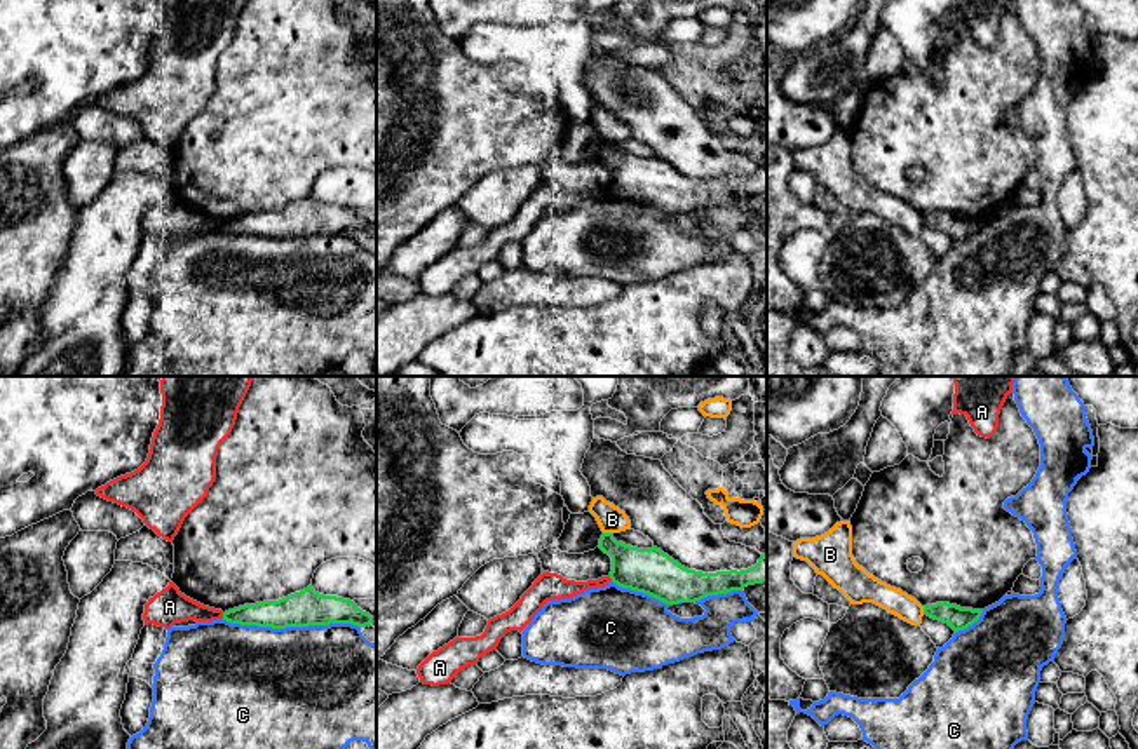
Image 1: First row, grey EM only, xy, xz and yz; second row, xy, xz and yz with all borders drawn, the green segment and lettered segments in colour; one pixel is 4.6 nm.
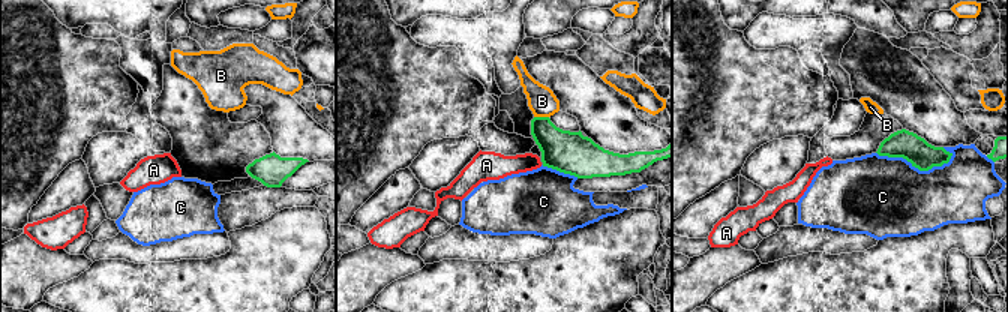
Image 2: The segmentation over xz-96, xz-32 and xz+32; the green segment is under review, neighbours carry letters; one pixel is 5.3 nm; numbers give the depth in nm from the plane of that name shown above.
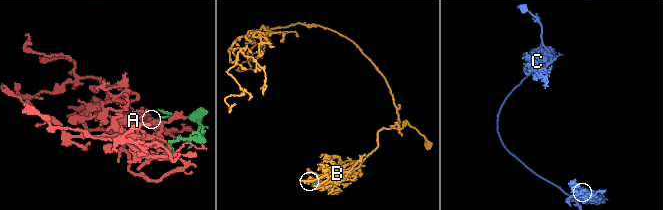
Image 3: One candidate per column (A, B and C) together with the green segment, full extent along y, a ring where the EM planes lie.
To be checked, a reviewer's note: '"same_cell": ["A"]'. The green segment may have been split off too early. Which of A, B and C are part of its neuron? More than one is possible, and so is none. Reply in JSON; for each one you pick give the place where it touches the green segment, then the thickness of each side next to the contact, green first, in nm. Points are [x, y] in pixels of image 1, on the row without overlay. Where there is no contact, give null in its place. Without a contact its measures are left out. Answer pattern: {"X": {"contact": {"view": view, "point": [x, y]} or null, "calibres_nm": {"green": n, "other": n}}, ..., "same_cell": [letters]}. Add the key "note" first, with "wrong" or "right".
{"note": "wrong", "same_cell": []}

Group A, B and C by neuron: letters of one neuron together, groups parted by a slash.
A / B / C

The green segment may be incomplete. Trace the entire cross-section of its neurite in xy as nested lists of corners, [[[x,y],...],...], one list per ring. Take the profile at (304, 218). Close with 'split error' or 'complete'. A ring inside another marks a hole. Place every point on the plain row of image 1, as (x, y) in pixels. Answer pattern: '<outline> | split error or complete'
[[[312,195],[279,211],[244,214],[223,223],[223,230],[240,235],[272,239],[308,237],[329,233],[371,235],[373,226],[362,221],[354,211],[324,206]]] | complete

